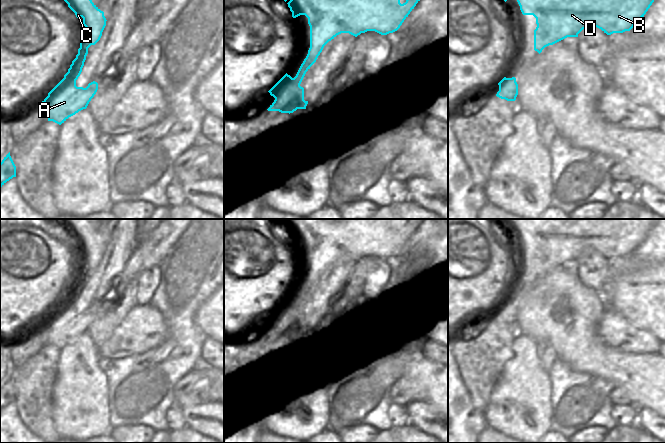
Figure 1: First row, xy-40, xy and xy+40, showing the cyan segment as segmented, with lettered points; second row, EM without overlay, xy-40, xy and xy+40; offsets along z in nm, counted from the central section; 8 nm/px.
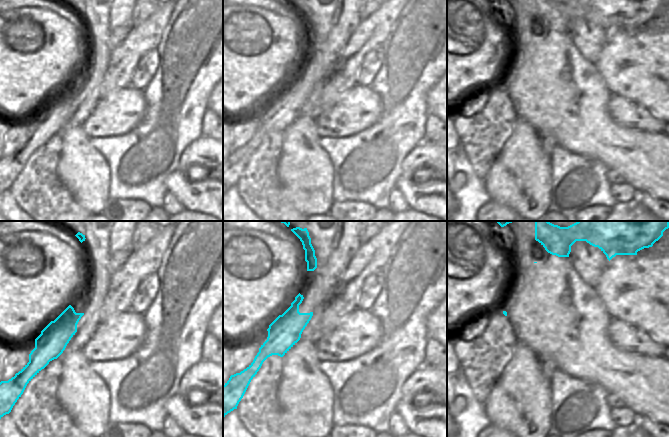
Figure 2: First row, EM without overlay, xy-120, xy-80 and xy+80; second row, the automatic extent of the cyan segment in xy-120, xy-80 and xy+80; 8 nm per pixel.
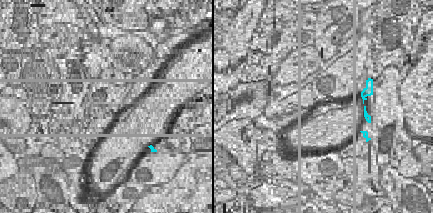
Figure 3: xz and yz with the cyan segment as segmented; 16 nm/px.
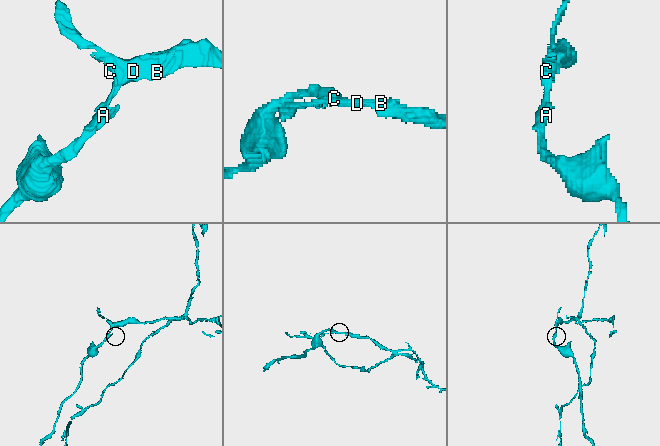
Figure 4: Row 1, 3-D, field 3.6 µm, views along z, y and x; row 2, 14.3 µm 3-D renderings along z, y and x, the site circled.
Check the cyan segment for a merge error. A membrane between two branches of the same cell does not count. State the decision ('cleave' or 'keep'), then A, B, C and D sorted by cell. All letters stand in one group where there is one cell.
cleave; A / B C D

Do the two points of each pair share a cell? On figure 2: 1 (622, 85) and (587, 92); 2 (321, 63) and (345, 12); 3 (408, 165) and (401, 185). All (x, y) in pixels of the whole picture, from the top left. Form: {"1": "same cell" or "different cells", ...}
{"1": "different cells", "2": "same cell", "3": "different cells"}

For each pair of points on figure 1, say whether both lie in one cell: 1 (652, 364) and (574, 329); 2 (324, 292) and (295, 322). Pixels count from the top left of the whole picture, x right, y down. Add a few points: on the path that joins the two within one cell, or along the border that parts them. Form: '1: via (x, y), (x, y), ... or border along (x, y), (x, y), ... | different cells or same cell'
1: via (633, 364), (610, 364), (593, 348) | same cell
2: via (317, 299), (301, 315) | same cell

